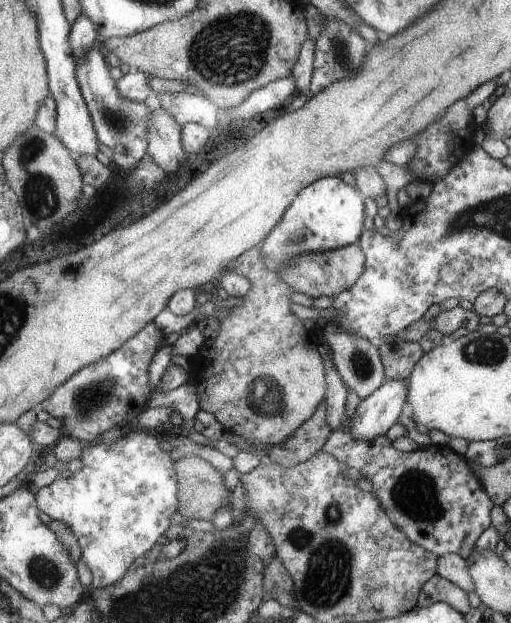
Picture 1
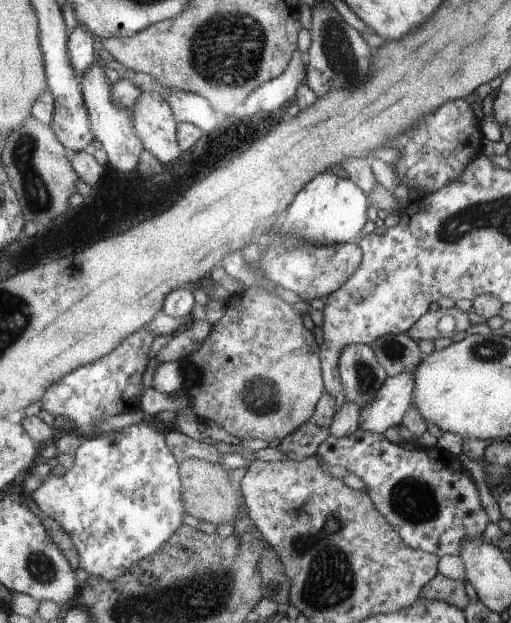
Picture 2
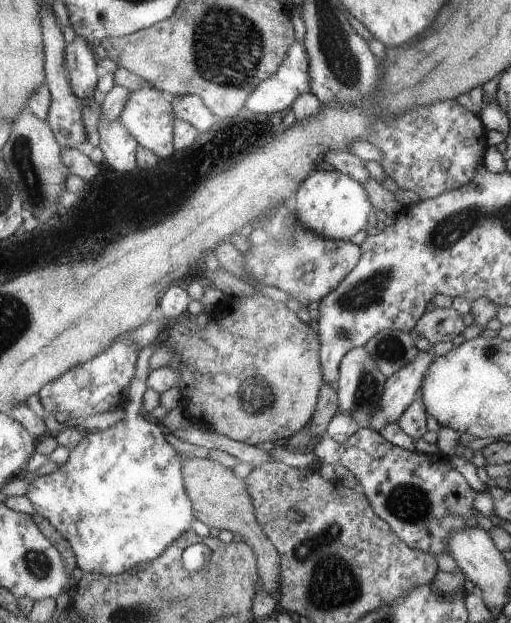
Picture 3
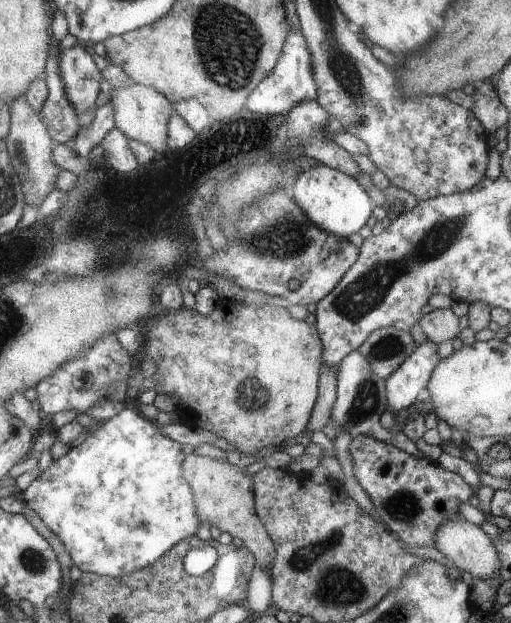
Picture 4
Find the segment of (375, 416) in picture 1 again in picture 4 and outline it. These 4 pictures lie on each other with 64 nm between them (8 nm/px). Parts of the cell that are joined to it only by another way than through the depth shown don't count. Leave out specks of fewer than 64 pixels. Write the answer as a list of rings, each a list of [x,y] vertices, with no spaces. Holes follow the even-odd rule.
[[[427,342],[417,348],[417,352],[405,360],[405,364],[387,380],[387,396],[389,396],[389,412],[399,416],[407,412],[419,394],[429,386],[433,372],[439,368],[443,358],[439,358],[437,342]]]

